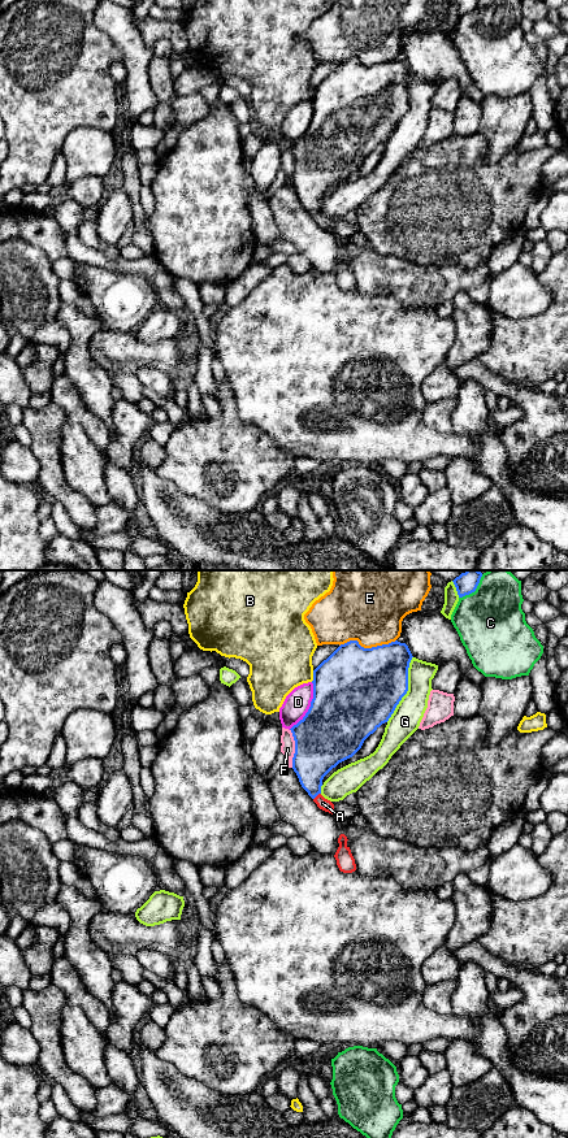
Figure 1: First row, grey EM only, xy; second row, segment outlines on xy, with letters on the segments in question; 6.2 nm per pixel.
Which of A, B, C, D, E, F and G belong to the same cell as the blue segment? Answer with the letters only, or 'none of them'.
A

